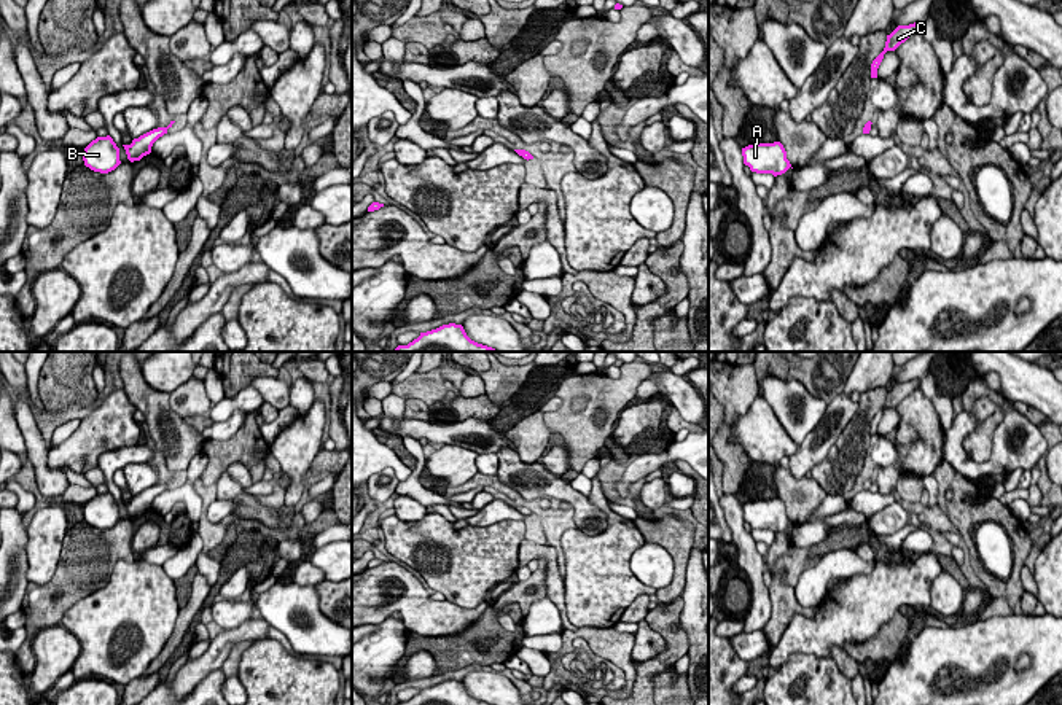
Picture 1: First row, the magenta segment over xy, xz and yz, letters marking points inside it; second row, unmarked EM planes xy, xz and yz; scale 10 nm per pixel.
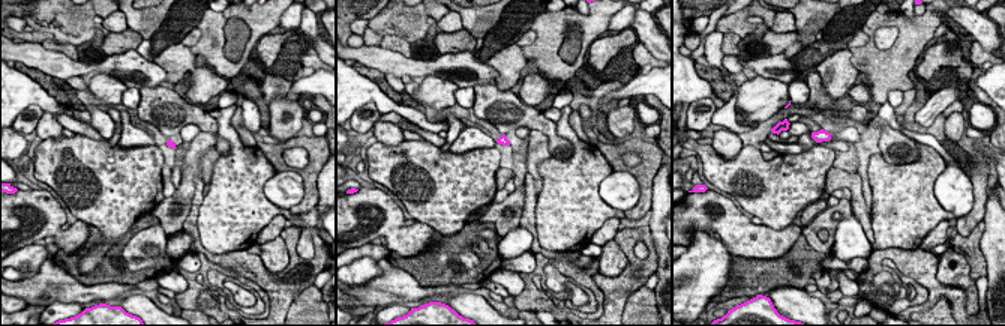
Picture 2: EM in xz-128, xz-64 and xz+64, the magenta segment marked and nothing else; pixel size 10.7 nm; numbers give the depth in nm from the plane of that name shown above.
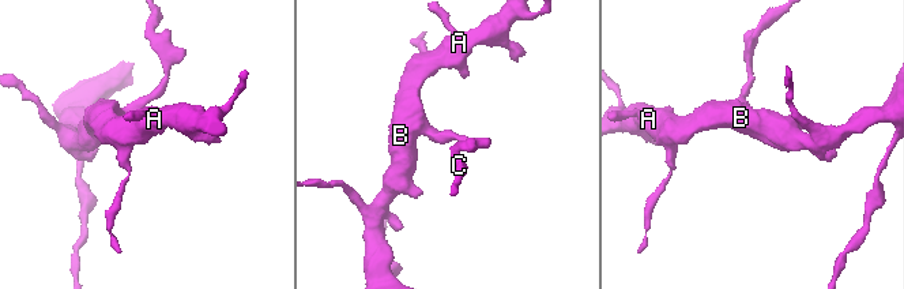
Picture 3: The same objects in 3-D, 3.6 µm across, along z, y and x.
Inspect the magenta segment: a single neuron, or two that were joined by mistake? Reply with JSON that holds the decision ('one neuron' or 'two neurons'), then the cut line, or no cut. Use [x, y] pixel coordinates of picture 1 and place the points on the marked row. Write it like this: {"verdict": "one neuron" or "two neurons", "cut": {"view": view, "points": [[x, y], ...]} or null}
{"verdict": "two neurons", "cut": {"view": "xz", "points": [[524, 150], [523, 156]]}}

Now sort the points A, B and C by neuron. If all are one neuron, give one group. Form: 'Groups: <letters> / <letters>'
Groups: A B / C

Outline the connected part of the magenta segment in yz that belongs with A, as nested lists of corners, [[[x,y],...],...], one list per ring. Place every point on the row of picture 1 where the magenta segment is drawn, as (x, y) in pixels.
[[[780,142],[748,145],[742,148],[742,156],[744,164],[756,173],[772,173],[777,177],[791,167]]]

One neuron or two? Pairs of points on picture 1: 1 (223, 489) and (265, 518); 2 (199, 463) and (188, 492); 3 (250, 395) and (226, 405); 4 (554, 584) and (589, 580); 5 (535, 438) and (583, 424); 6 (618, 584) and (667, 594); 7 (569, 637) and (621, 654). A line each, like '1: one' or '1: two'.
1: one
2: one
3: one
4: two
5: two
6: two
7: one

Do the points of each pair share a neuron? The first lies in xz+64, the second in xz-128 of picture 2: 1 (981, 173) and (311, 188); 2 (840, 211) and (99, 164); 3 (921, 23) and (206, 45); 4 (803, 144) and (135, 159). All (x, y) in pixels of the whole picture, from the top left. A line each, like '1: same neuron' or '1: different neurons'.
1: same neuron
2: different neurons
3: same neuron
4: different neurons

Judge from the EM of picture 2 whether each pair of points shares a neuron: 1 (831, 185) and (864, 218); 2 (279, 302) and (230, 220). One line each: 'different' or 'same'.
1: same
2: different

